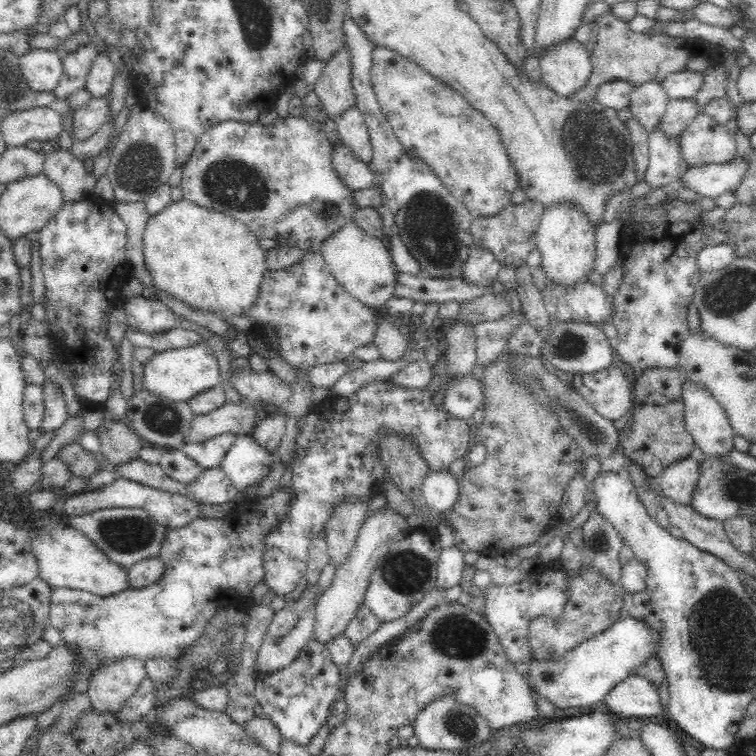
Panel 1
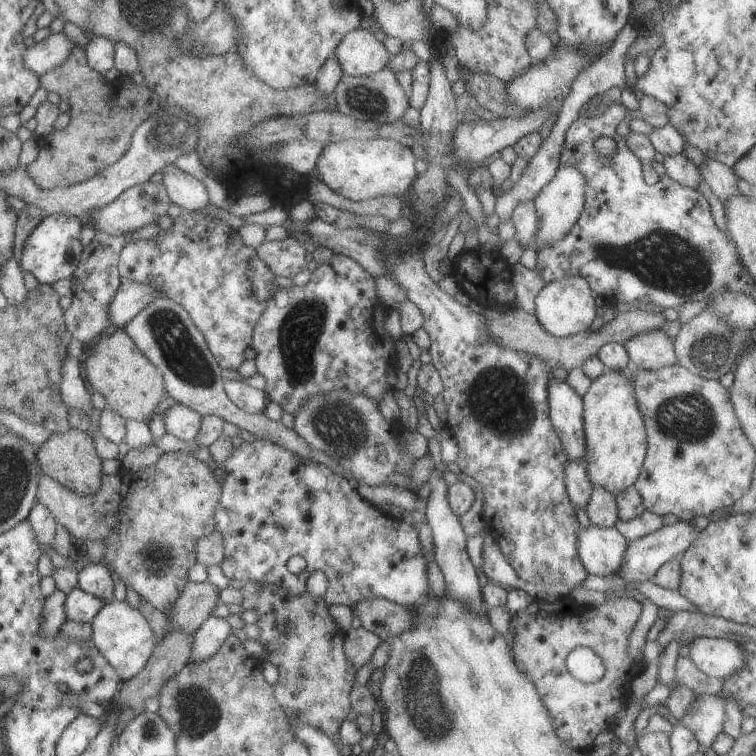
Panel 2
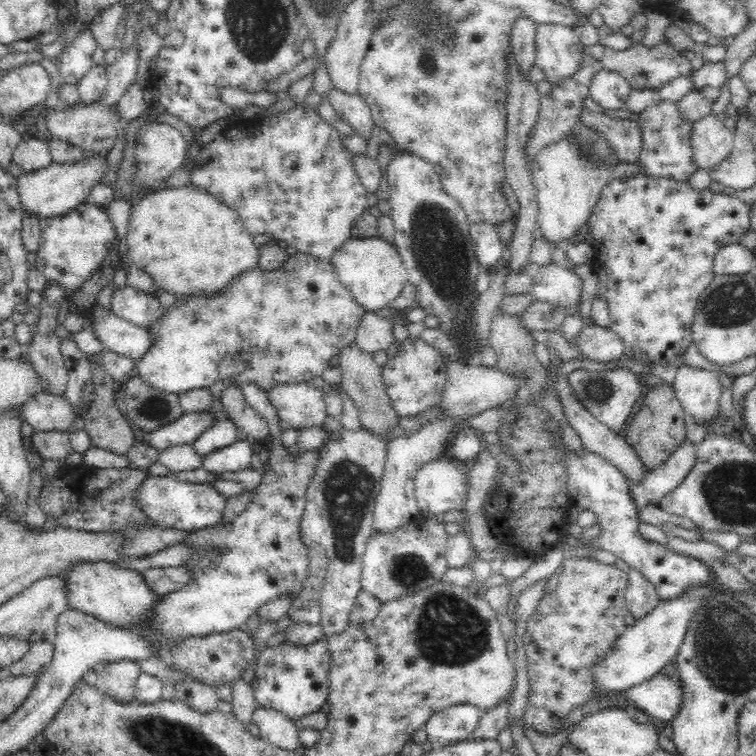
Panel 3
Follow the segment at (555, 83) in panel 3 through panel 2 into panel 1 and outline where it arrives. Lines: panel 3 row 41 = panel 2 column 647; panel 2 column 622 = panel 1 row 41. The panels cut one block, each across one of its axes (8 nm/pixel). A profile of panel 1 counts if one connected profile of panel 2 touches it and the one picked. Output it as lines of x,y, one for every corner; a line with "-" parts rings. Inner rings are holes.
574,37
542,49
538,56
540,81
555,94
570,98
592,74
590,53

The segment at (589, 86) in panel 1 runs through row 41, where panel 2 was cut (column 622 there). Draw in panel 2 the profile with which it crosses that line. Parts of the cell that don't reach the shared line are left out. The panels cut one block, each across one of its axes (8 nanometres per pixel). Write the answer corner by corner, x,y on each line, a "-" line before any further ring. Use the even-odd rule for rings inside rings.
629,594
613,595
597,607
578,608
574,600
560,608
559,597
553,602
534,598
524,610
511,615
509,632
514,636
511,649
516,666
534,682
552,718
554,732
568,748
583,753
594,749
596,736
612,731
618,724
618,712
630,704
632,681
646,670
645,665
632,665
630,654
625,652
642,605
-
578,646
592,648
604,661
605,675
598,682
583,683
570,676
566,657

